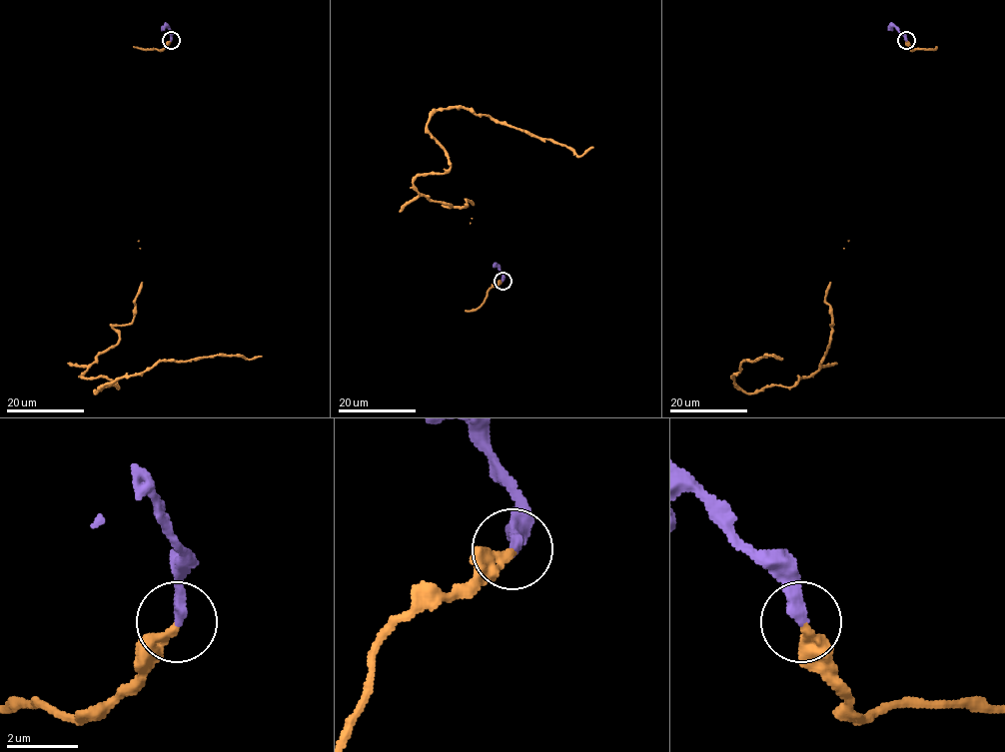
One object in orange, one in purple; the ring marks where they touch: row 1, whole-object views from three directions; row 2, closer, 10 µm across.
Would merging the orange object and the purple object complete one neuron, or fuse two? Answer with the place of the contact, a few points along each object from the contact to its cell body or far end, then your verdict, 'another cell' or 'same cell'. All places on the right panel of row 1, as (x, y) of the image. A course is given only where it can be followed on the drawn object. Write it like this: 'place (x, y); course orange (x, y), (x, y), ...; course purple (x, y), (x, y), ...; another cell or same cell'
place (906, 40); course orange (905, 41), (825, 296), (826, 354), (792, 386), (735, 383), (744, 361), (772, 356); course purple (905, 40), (893, 26), (892, 30); same cell

